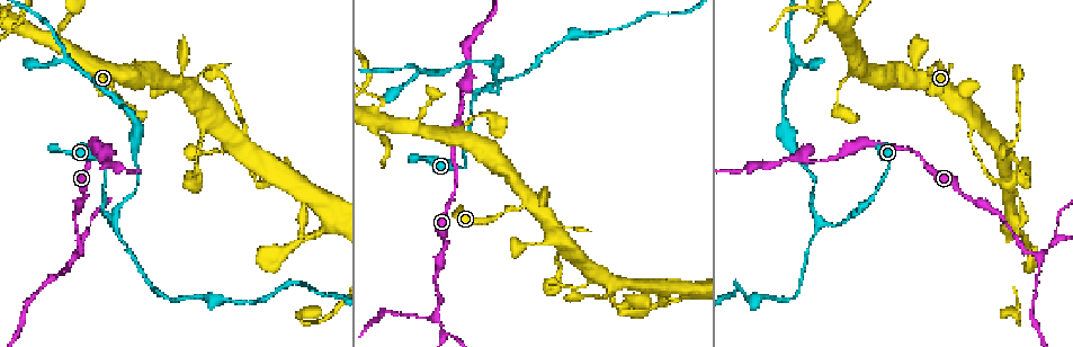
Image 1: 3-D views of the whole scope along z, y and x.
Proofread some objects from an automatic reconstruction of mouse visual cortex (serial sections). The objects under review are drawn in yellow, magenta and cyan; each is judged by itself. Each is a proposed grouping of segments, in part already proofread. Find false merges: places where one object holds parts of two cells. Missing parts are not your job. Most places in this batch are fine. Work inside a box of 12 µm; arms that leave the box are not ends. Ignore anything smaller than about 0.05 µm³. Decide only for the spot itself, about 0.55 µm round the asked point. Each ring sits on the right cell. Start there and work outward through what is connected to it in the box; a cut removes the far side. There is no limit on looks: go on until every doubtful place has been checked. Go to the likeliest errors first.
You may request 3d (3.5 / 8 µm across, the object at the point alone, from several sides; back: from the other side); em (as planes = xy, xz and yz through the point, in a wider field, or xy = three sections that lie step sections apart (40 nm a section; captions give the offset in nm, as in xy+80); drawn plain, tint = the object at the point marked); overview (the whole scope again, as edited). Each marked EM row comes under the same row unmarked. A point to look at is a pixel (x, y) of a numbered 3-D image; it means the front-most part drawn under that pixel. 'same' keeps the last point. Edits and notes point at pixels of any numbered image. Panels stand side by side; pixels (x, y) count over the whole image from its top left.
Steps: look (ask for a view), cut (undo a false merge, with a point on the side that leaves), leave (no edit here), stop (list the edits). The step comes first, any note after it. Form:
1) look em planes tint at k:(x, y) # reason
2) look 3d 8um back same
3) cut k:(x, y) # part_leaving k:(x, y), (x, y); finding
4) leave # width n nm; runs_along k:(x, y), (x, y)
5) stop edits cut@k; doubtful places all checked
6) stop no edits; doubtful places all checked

look 3d 3.5um back at 1:(886, 174) # narrows sharply

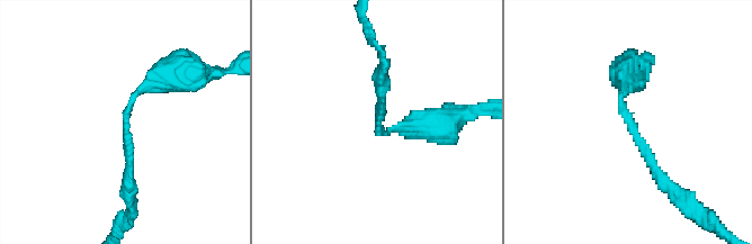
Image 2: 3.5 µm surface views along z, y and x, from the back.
look em xy step 3 tint at 2:(378, 121) # shape alone is not enough

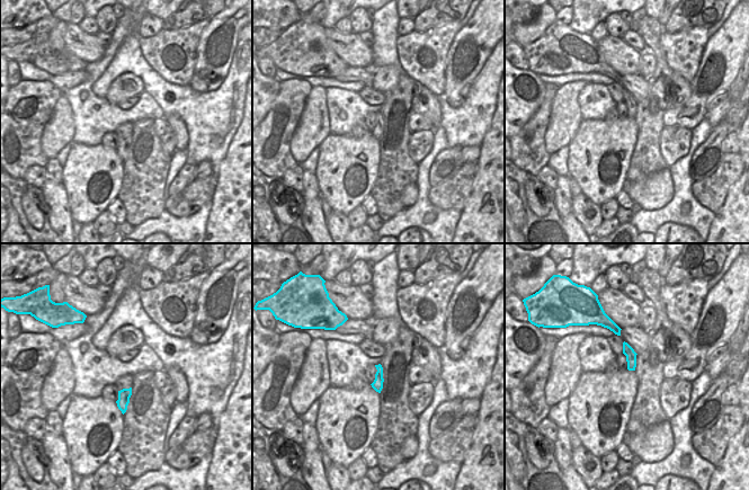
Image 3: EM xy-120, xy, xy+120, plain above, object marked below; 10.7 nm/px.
leave # runs_along 2:(627, 78), (621, 108), (673, 191); continuous, no second cell

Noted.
look 3d 8um at 1:(113, 223) # arms part here

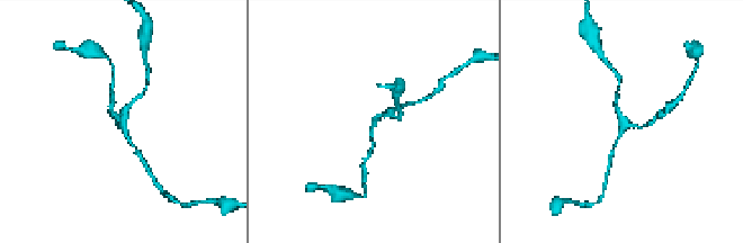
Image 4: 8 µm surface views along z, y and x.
look em xy step 2 tint at 4:(373, 127) # need the tissue

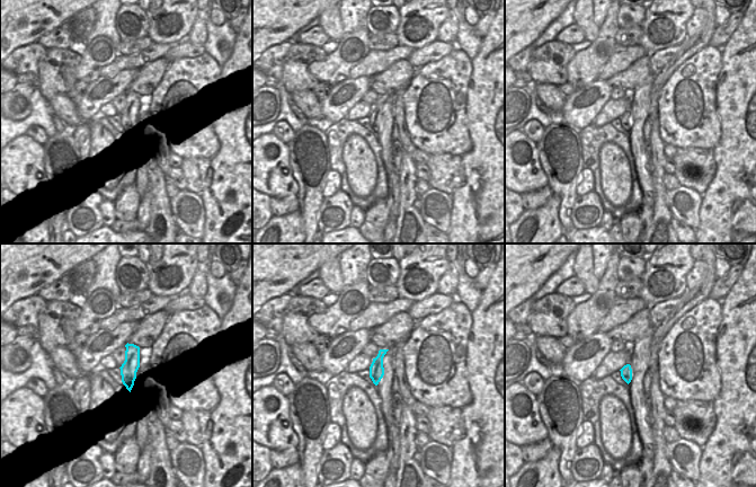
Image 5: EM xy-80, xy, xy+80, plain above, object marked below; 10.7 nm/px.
leave # arms 3; arm_widths 100, 150, 150 nm; all the same cell

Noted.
look 3d 3.5um at 1:(793, 57) # three arms meet

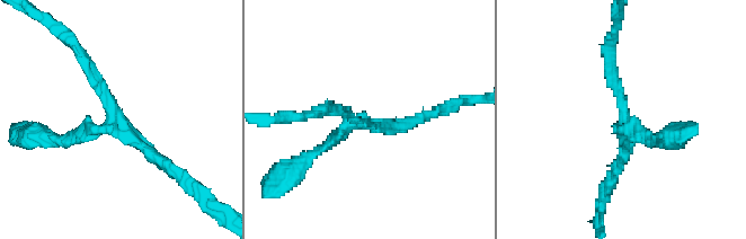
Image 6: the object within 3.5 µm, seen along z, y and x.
look em xy step 5 tint at 6:(117, 126) # arms 3; arm_widths 150, 150, 150 nm; need the tissue

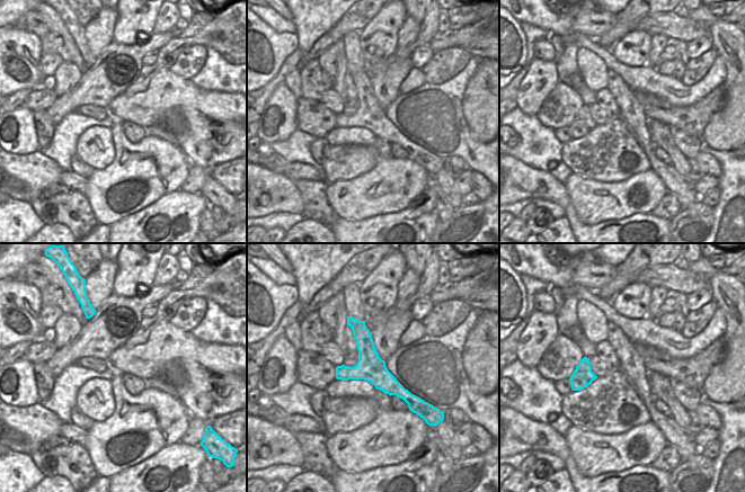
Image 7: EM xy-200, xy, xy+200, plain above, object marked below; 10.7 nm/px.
leave # runs_along 7:(355, 324), (369, 363), (409, 401); all the same cell

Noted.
look 3d 3.5um at 1:(524, 206) # thick turns thin

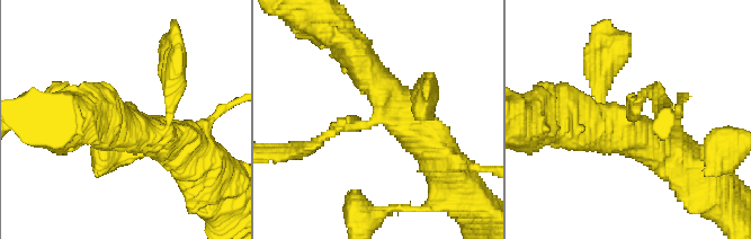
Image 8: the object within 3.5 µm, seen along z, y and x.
look em planes tint at 8:(622, 119) # arms 4; arm_widths 150, 150, 450, 500 nm

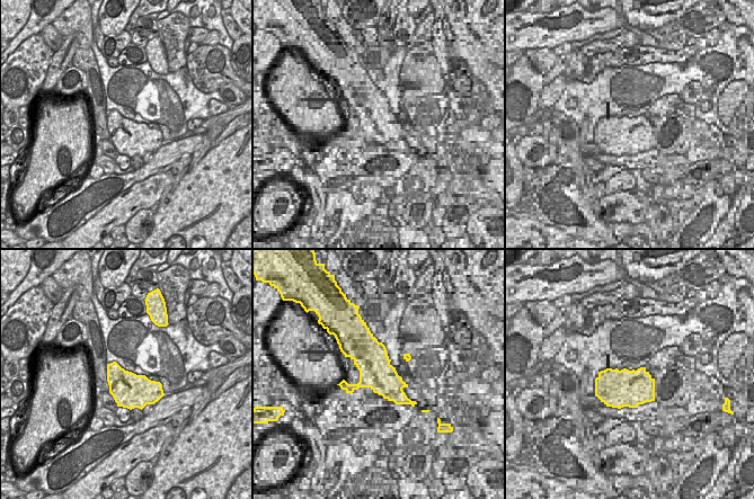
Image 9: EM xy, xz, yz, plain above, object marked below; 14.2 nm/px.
leave # one cell here

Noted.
stop no edits; doubtful places all checked

